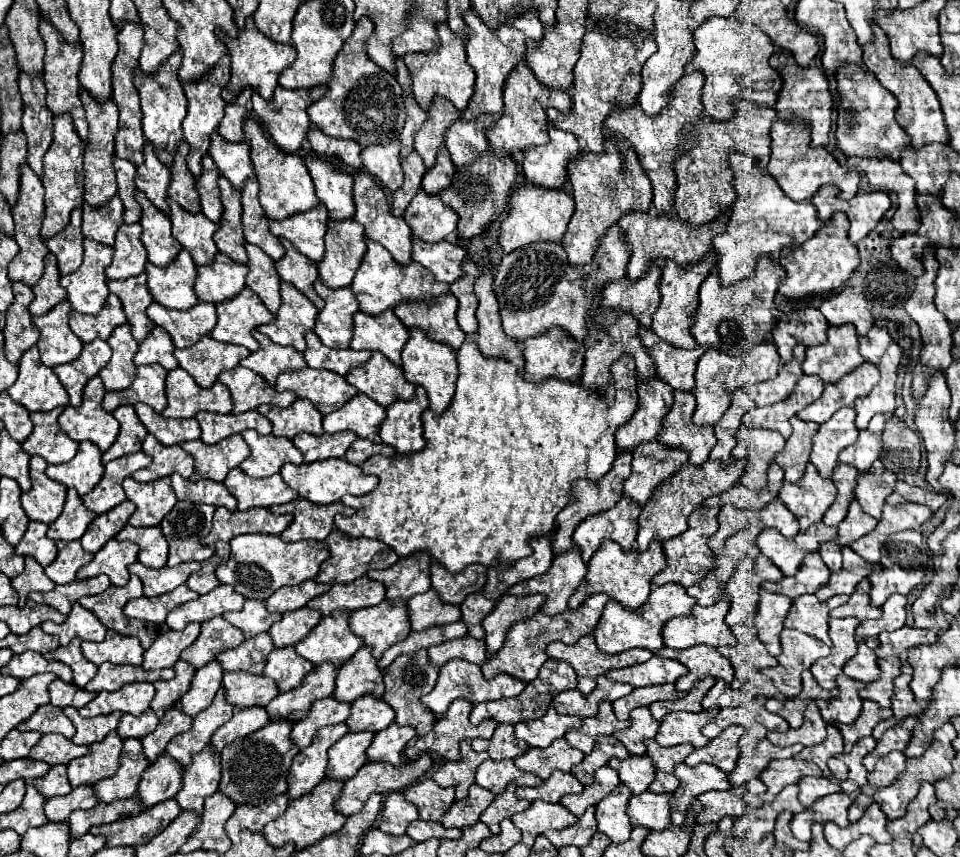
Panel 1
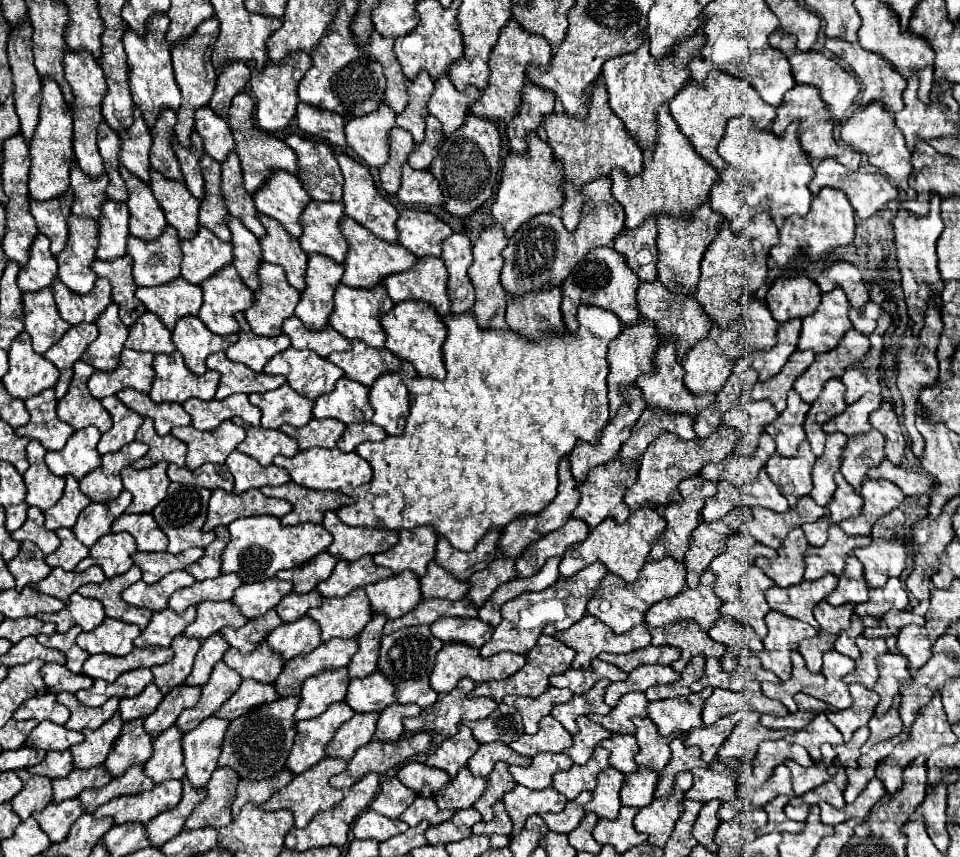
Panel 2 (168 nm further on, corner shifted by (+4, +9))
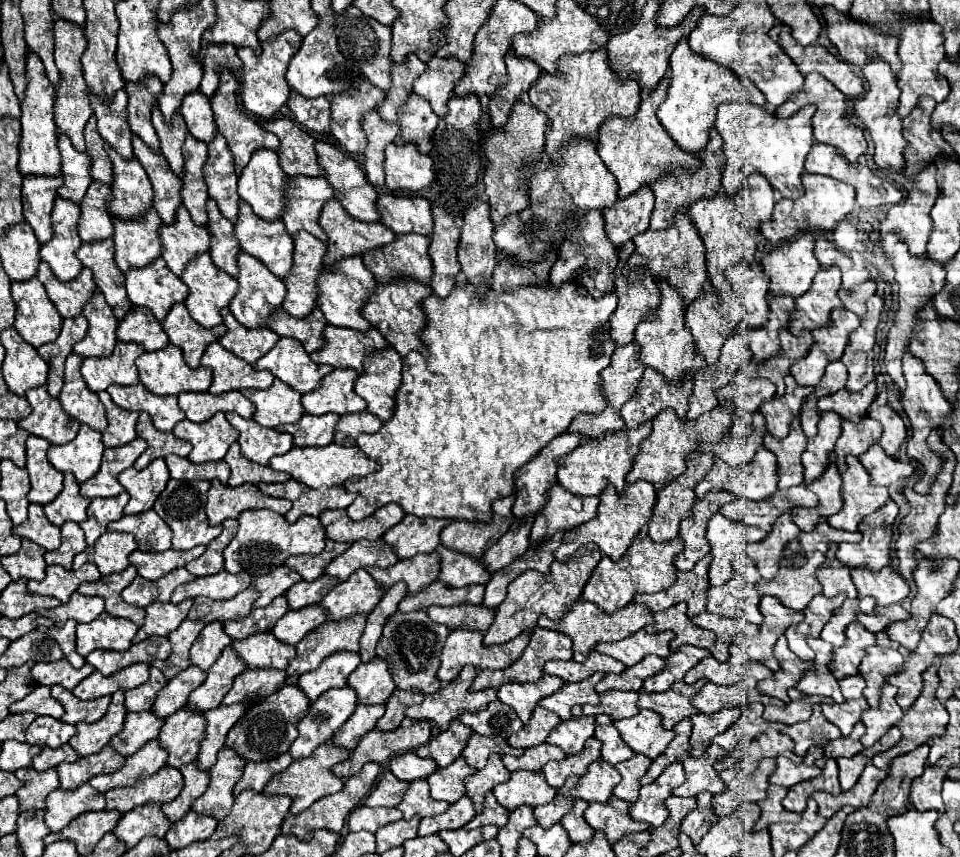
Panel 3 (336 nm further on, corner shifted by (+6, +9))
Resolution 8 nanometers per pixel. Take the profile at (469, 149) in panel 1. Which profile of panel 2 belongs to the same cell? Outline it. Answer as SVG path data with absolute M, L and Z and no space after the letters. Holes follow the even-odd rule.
M439 77L435 81L435 91L427 101L427 109L443 123L443 133L451 135L451 131L459 129L469 113L469 103L479 97L479 89L475 85L467 85L465 91L457 91L449 77Z

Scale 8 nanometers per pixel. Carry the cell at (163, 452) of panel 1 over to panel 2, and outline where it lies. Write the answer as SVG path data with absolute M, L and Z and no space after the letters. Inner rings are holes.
M145 419L143 425L137 431L137 439L141 443L149 445L149 453L145 457L141 457L139 461L135 461L131 467L133 469L147 469L153 467L159 461L167 461L167 463L177 463L179 467L185 465L185 457L187 457L187 445L183 445L183 441L175 439L173 435L157 435L153 429L153 421Z

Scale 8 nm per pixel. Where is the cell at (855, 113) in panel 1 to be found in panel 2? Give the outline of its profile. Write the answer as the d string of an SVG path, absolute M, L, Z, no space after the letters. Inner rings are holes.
M827 39L825 47L831 53L843 57L851 65L853 73L857 75L857 79L859 79L859 83L863 87L863 91L861 91L861 105L869 105L871 101L883 101L887 105L887 111L891 111L891 113L897 113L899 109L903 109L901 93L903 93L907 81L903 79L901 73L897 73L897 69L885 57L863 49L859 43L851 43L851 41L843 41L843 39Z

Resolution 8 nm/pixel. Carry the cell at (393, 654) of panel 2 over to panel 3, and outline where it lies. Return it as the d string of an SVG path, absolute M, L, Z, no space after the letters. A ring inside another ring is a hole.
M397 611L389 617L377 645L377 657L387 661L389 673L397 689L431 695L441 687L435 673L439 669L439 653L443 649L447 635L449 635L449 629L445 625L433 623L425 611L411 611L411 613Z

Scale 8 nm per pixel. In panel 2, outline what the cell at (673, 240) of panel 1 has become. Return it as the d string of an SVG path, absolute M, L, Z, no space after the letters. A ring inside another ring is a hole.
M661 105L657 109L657 125L657 141L649 159L643 165L643 171L633 177L627 175L623 169L611 171L613 195L625 209L627 229L639 227L647 217L655 213L667 213L675 217L691 215L701 203L709 201L709 189L719 179L717 169L707 165L707 161L703 161L695 153L691 143L681 135L679 127L669 115L667 105Z

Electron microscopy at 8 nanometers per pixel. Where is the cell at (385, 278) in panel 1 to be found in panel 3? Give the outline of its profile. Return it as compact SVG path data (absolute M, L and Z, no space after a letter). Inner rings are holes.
M337 199L327 201L327 205L325 205L323 211L321 211L321 221L319 221L319 223L321 223L323 231L325 231L327 237L329 237L329 243L327 243L329 251L327 251L327 257L325 257L325 263L329 265L327 269L335 269L335 265L337 265L339 261L347 259L347 257L357 257L357 255L361 257L361 255L365 255L367 251L375 251L375 249L385 247L385 245L389 245L389 243L395 241L395 233L389 231L383 223L363 223L363 221L353 219L353 217L341 207L341 203L339 203Z

